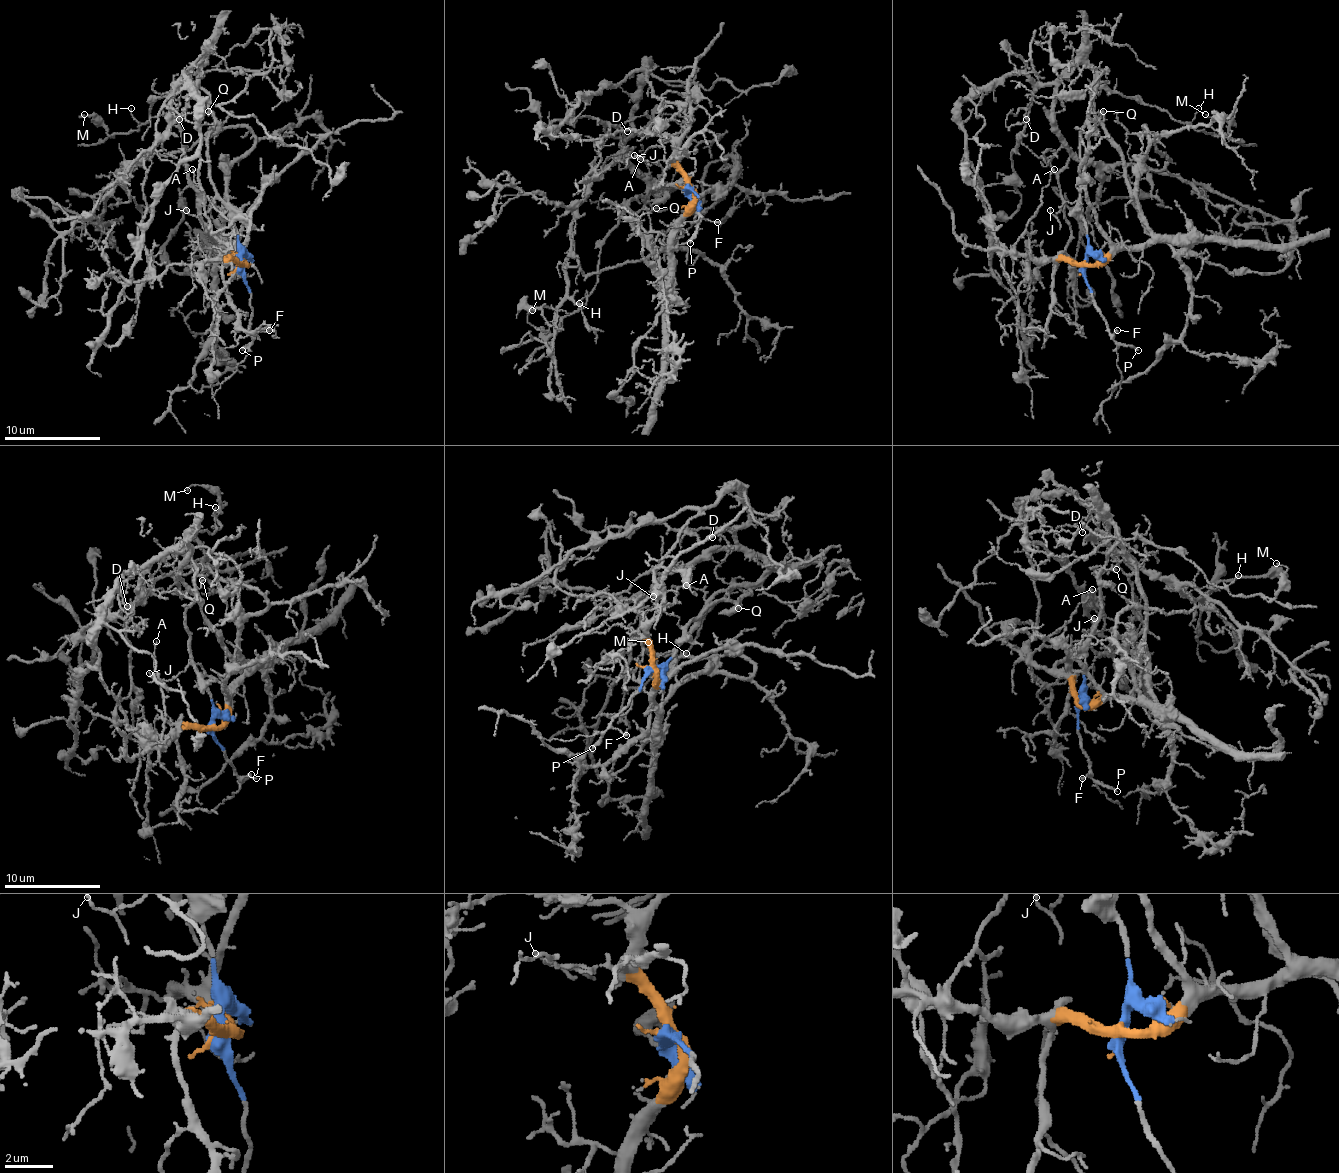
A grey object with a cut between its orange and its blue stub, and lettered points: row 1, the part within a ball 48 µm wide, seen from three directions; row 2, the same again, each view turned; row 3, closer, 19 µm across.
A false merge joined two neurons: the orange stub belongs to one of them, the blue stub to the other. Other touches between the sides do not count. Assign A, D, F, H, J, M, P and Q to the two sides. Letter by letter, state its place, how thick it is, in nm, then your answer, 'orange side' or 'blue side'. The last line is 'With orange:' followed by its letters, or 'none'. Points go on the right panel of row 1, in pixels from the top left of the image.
A: place (1054, 169); calibre 120 nm; orange side
D: place (1026, 119); calibre 140 nm; blue side
F: place (1117, 330); calibre 140 nm; blue side
H: place (1198, 108); calibre 90 nm; blue side
J: place (1050, 210); calibre 110 nm; blue side
M: place (1205, 114); calibre 110 nm; blue side
P: place (1138, 350); calibre 200 nm; blue side
Q: place (1103, 111); calibre 140 nm; blue side
With orange: A

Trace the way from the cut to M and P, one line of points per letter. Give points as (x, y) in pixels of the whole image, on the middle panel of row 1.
M: (689, 188), (655, 186), (619, 219), (595, 289), (559, 330), (542, 333), (532, 311)
P: (689, 188), (699, 198), (696, 236), (689, 244)

